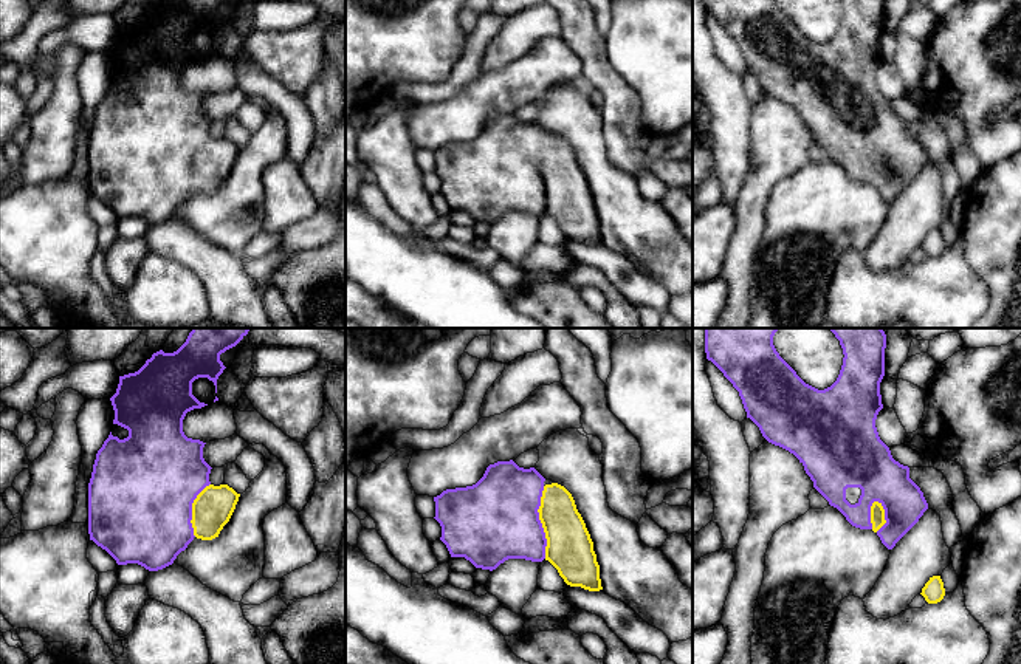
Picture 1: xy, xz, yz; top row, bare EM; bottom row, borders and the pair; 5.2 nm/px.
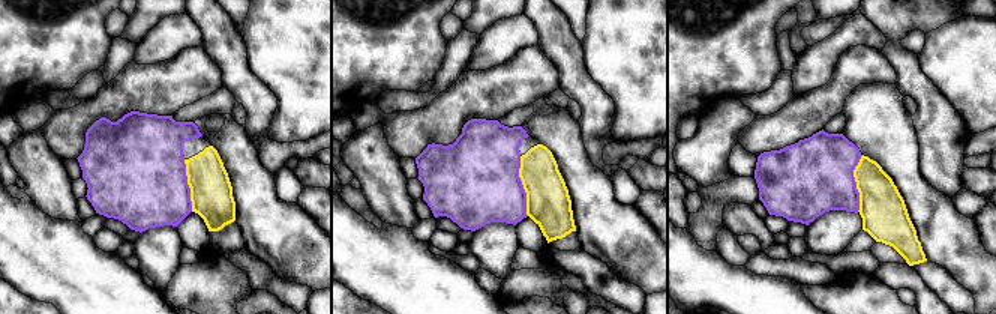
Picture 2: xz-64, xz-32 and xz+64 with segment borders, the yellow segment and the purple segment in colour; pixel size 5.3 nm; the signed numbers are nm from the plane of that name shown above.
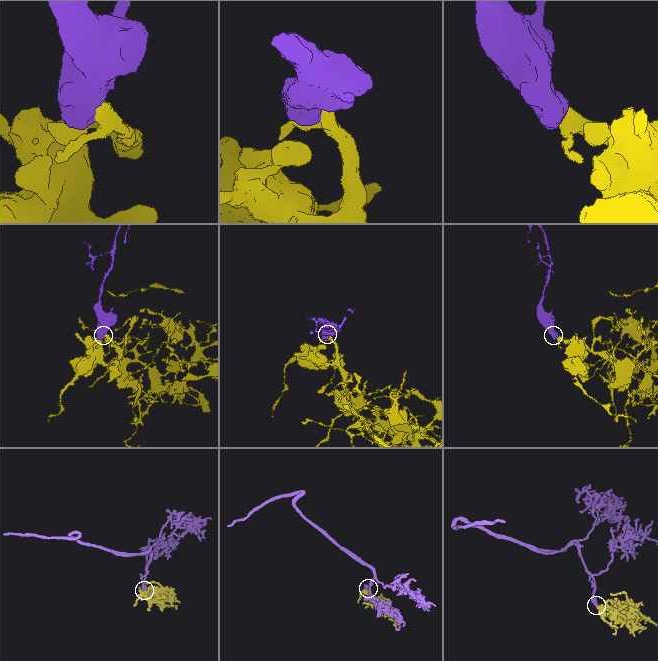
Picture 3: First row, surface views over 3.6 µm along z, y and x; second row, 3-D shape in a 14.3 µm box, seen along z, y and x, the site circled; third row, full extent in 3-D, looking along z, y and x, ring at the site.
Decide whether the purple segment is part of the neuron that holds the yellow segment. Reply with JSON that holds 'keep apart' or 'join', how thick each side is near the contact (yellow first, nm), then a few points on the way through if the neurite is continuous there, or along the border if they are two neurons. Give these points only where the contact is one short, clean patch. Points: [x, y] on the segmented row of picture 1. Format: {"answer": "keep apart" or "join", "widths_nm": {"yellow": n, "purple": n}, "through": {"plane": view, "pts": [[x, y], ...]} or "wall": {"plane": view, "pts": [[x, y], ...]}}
{"answer": "join", "widths_nm": {"yellow": 240, "purple": 440}}

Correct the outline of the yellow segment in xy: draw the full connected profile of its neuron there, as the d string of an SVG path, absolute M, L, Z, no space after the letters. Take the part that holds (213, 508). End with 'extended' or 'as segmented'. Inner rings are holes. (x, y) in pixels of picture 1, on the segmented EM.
M192 328L189 333L186 342L174 353L164 353L163 350L152 354L150 359L146 361L146 364L135 373L129 373L124 376L119 376L119 384L116 388L116 393L110 398L113 410L115 410L115 419L113 424L118 424L129 430L129 436L124 440L119 440L118 436L113 436L112 432L108 438L104 441L102 447L96 454L96 460L93 464L91 478L88 483L88 534L90 540L93 540L98 546L105 549L118 565L127 565L127 563L138 563L144 566L149 571L158 571L174 563L177 556L187 548L187 545L197 537L201 540L212 540L218 537L223 526L229 522L235 505L239 501L240 494L237 494L232 488L228 484L214 486L209 481L211 466L203 458L203 447L206 443L200 440L187 438L183 432L183 419L187 412L194 409L201 409L208 404L200 402L192 395L192 382L198 378L208 378L215 385L217 393L217 379L226 368L223 362L220 361L220 354L226 350L235 347L249 331L251 328Z; extended

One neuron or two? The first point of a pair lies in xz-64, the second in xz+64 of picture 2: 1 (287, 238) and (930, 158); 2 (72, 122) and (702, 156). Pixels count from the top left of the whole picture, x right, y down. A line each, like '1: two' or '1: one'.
1: two
2: two

